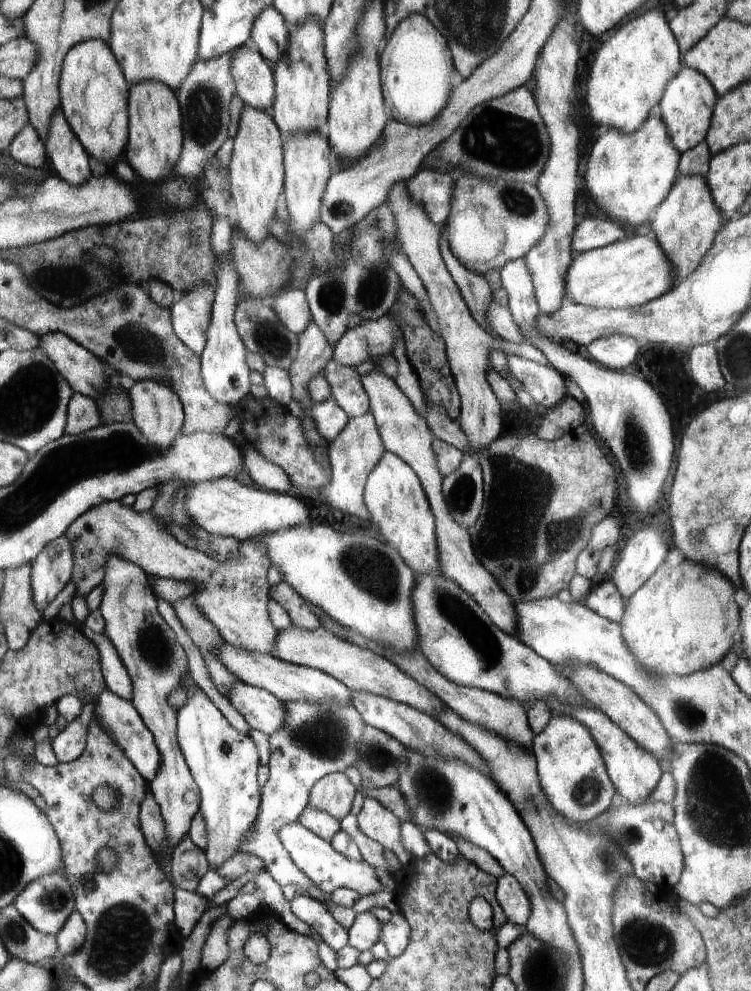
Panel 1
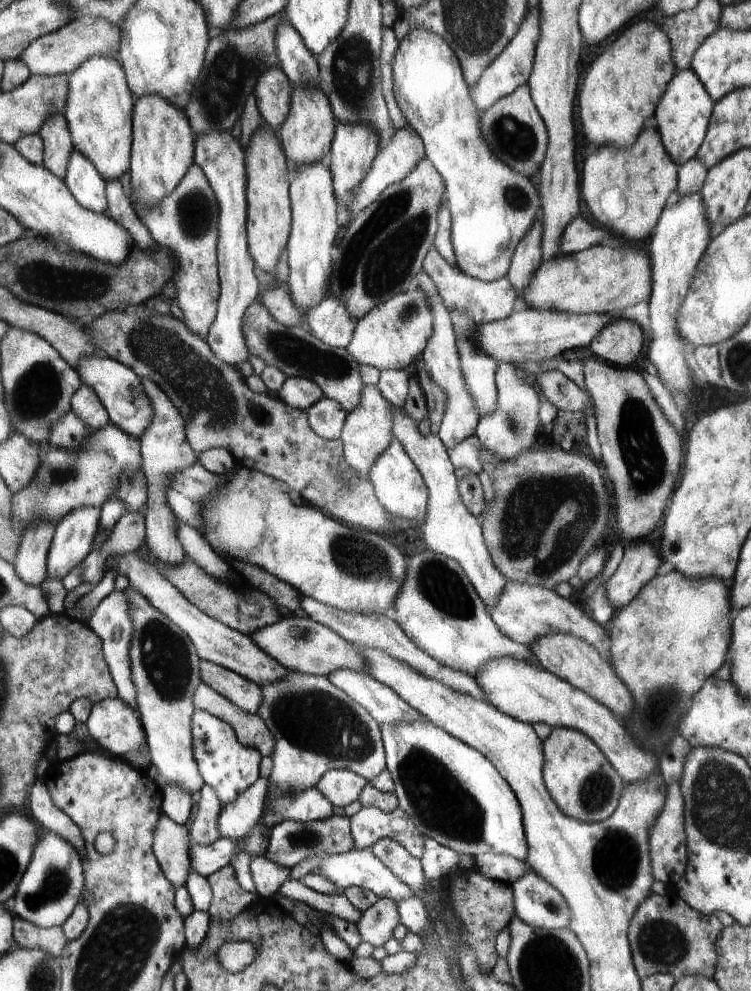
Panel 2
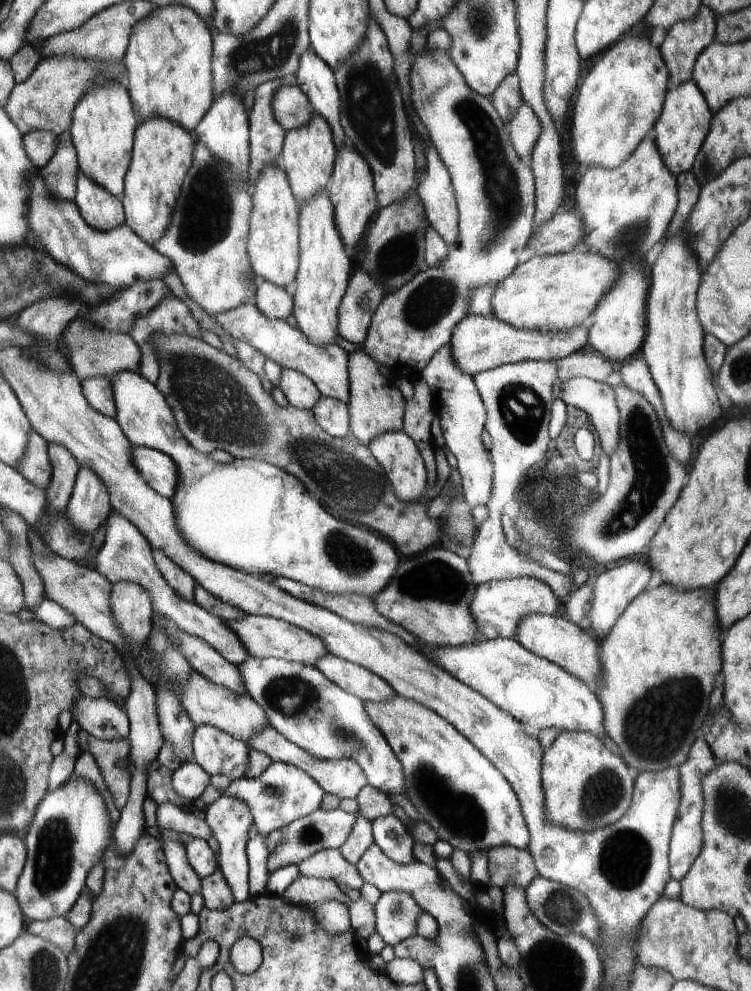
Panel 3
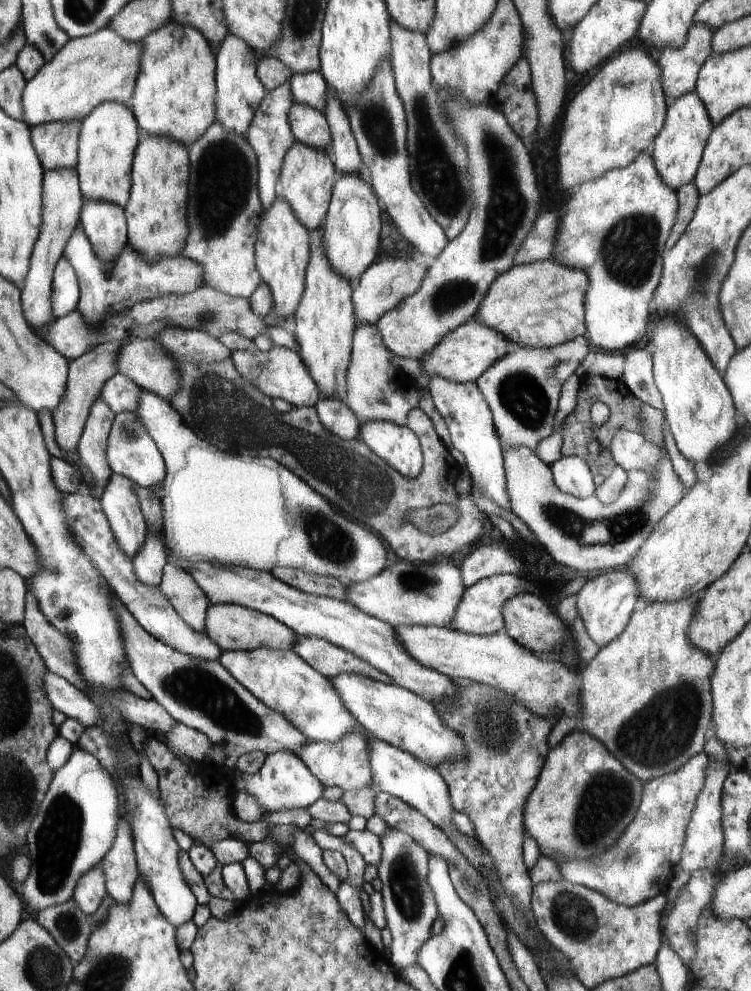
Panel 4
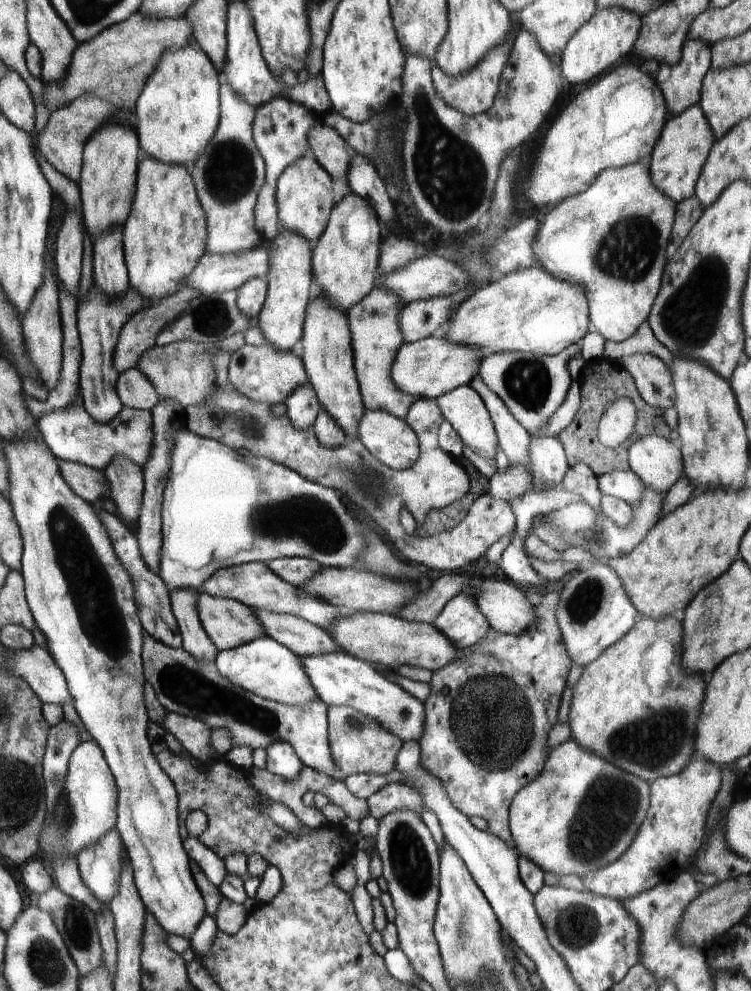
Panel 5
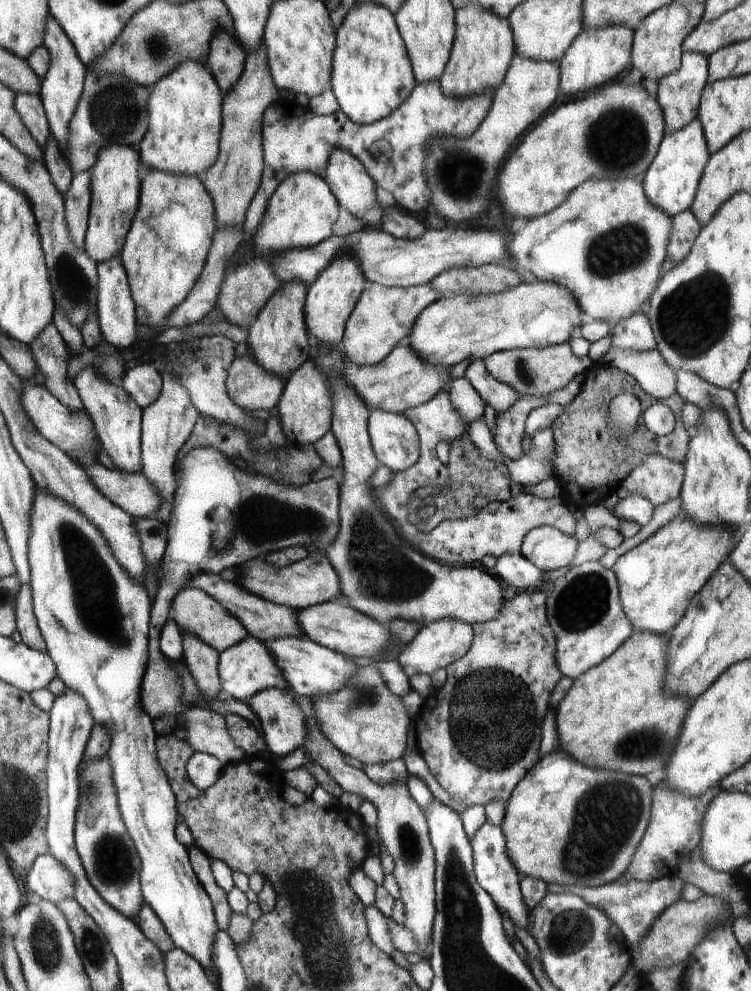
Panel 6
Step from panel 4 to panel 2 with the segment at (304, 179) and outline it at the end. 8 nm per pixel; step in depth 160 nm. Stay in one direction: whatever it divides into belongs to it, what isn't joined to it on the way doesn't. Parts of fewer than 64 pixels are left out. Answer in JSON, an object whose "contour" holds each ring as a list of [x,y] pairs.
{"contour":[[[318,86],[294,87],[289,115],[277,130],[280,142],[284,144],[284,152],[287,152],[288,160],[292,160],[293,166],[302,167],[326,162],[331,152],[337,124],[330,98]]]}

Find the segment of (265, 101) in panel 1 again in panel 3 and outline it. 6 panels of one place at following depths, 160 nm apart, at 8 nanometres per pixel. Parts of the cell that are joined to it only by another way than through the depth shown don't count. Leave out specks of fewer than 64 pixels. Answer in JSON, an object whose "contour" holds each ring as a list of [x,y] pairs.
{"contour":[[[296,85],[281,87],[277,91],[273,112],[287,131],[306,127],[315,113],[306,93]]]}

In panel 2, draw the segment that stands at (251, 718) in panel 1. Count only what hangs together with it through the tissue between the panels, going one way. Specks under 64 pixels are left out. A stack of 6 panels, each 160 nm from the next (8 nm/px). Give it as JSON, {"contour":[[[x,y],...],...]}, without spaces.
{"contour":[[[201,660],[199,668],[203,683],[224,696],[246,712],[257,714],[262,700],[262,689],[255,682],[240,676],[237,672],[214,664],[209,660]]]}

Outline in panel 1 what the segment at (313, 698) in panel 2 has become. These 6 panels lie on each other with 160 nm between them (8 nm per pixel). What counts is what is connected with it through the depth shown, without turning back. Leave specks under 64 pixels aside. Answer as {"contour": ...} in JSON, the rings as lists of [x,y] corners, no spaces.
{"contour":[[[286,701],[283,702],[285,712],[283,725],[276,729],[269,736],[269,747],[271,750],[269,758],[269,777],[262,787],[262,798],[260,799],[259,816],[256,828],[250,836],[250,840],[240,841],[236,853],[249,853],[255,857],[260,857],[265,870],[270,873],[274,882],[280,886],[299,886],[300,893],[310,896],[309,890],[316,887],[291,859],[290,854],[278,840],[276,831],[290,823],[296,823],[303,810],[308,806],[312,788],[324,776],[332,773],[344,773],[346,768],[352,768],[357,764],[362,749],[362,736],[364,735],[364,722],[358,709],[352,703],[342,703],[338,701]]]}

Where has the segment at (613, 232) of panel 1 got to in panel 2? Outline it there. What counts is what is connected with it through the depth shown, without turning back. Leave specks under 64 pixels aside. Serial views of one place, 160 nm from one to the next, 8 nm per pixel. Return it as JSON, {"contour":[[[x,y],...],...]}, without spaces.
{"contour":[[[577,216],[563,232],[559,254],[574,254],[591,246],[600,245],[604,239],[606,238],[602,227],[594,227],[584,218]]]}

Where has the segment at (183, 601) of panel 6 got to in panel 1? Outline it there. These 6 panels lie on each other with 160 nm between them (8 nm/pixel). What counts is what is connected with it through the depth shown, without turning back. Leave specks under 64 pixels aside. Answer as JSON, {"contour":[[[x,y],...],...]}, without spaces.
{"contour":[[[288,625],[288,628],[276,635],[275,657],[295,665],[321,670],[345,684],[351,691],[366,691],[390,697],[402,704],[412,705],[434,718],[446,708],[435,693],[402,672],[390,659],[372,652],[372,649],[360,648],[360,645],[336,636],[322,625],[311,631]]]}

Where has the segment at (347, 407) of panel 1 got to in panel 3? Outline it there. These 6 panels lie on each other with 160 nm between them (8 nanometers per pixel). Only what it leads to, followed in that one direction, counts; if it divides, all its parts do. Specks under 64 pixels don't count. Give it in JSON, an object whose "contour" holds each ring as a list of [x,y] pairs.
{"contour":[[[244,303],[230,311],[214,316],[222,330],[230,336],[239,338],[251,344],[267,359],[272,359],[282,369],[294,369],[307,376],[321,392],[321,396],[332,397],[342,402],[350,400],[350,368],[348,366],[348,352],[338,345],[319,347],[312,344],[297,327],[292,327],[282,319],[272,319],[259,311],[252,303]]]}

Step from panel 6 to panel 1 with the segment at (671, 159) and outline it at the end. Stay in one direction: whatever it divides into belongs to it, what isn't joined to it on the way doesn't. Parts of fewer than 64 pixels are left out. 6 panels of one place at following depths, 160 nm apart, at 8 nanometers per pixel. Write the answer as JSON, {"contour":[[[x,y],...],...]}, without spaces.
{"contour":[[[686,65],[680,68],[675,78],[667,84],[664,102],[660,103],[663,111],[662,119],[667,125],[671,143],[681,155],[704,142],[718,98],[718,93],[711,81],[703,73]]]}

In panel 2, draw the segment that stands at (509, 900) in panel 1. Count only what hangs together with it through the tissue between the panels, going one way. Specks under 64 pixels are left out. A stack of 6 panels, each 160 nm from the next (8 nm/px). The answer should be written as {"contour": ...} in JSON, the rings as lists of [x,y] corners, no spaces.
{"contour":[[[528,871],[511,884],[515,914],[533,927],[563,929],[571,923],[571,908],[556,887],[538,873]]]}

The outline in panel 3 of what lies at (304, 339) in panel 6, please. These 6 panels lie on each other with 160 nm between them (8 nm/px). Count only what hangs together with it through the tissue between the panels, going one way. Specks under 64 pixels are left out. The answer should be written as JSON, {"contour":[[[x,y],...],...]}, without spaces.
{"contour":[[[280,165],[267,167],[259,182],[251,187],[253,210],[247,252],[256,278],[271,282],[293,295],[297,290],[298,266],[298,205],[290,181]]]}

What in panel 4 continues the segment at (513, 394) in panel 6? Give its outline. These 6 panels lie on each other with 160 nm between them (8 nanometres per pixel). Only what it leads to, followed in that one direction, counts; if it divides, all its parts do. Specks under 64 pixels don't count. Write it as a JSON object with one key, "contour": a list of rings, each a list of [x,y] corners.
{"contour":[[[504,443],[501,444],[501,449],[510,509],[522,519],[522,522],[535,534],[541,546],[546,548],[546,552],[556,562],[576,570],[586,570],[586,572],[594,570],[594,572],[604,573],[630,564],[638,552],[642,550],[642,546],[651,532],[666,518],[671,508],[682,500],[682,494],[684,494],[683,484],[674,472],[668,454],[652,470],[627,471],[627,481],[620,496],[614,502],[604,504],[598,500],[595,494],[580,498],[563,493],[554,482],[550,466],[542,462],[540,457],[533,453],[533,450],[522,445],[505,445]]]}

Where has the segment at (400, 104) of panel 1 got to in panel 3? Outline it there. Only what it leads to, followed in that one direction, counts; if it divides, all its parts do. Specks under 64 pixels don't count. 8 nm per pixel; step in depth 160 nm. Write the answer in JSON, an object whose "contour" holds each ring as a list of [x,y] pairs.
{"contour":[[[425,49],[421,54],[417,54],[417,58],[413,63],[413,70],[411,71],[411,100],[413,109],[416,114],[421,118],[421,121],[425,124],[429,135],[431,136],[433,145],[437,148],[443,163],[447,166],[453,189],[455,190],[455,196],[458,200],[459,209],[459,238],[458,242],[451,244],[447,247],[447,258],[443,260],[443,264],[440,267],[428,267],[424,271],[418,272],[415,278],[406,284],[404,287],[400,287],[397,291],[386,296],[384,302],[378,308],[376,314],[372,316],[372,324],[368,327],[367,339],[363,342],[362,348],[366,349],[380,364],[388,366],[395,370],[396,374],[404,374],[405,376],[415,379],[420,372],[424,370],[432,358],[436,356],[439,350],[445,345],[449,344],[450,339],[454,338],[454,329],[458,324],[466,318],[469,312],[469,305],[473,299],[473,293],[480,287],[498,287],[499,284],[510,276],[512,272],[515,272],[515,268],[519,266],[520,253],[529,244],[530,238],[533,235],[533,230],[536,228],[535,224],[535,202],[534,200],[534,179],[532,176],[532,170],[526,166],[522,159],[516,154],[513,147],[511,136],[509,135],[509,126],[502,120],[500,115],[494,106],[492,105],[490,98],[476,93],[467,81],[464,80],[463,73],[456,68],[455,61],[451,59],[448,52],[444,49],[437,49],[427,52]]]}

